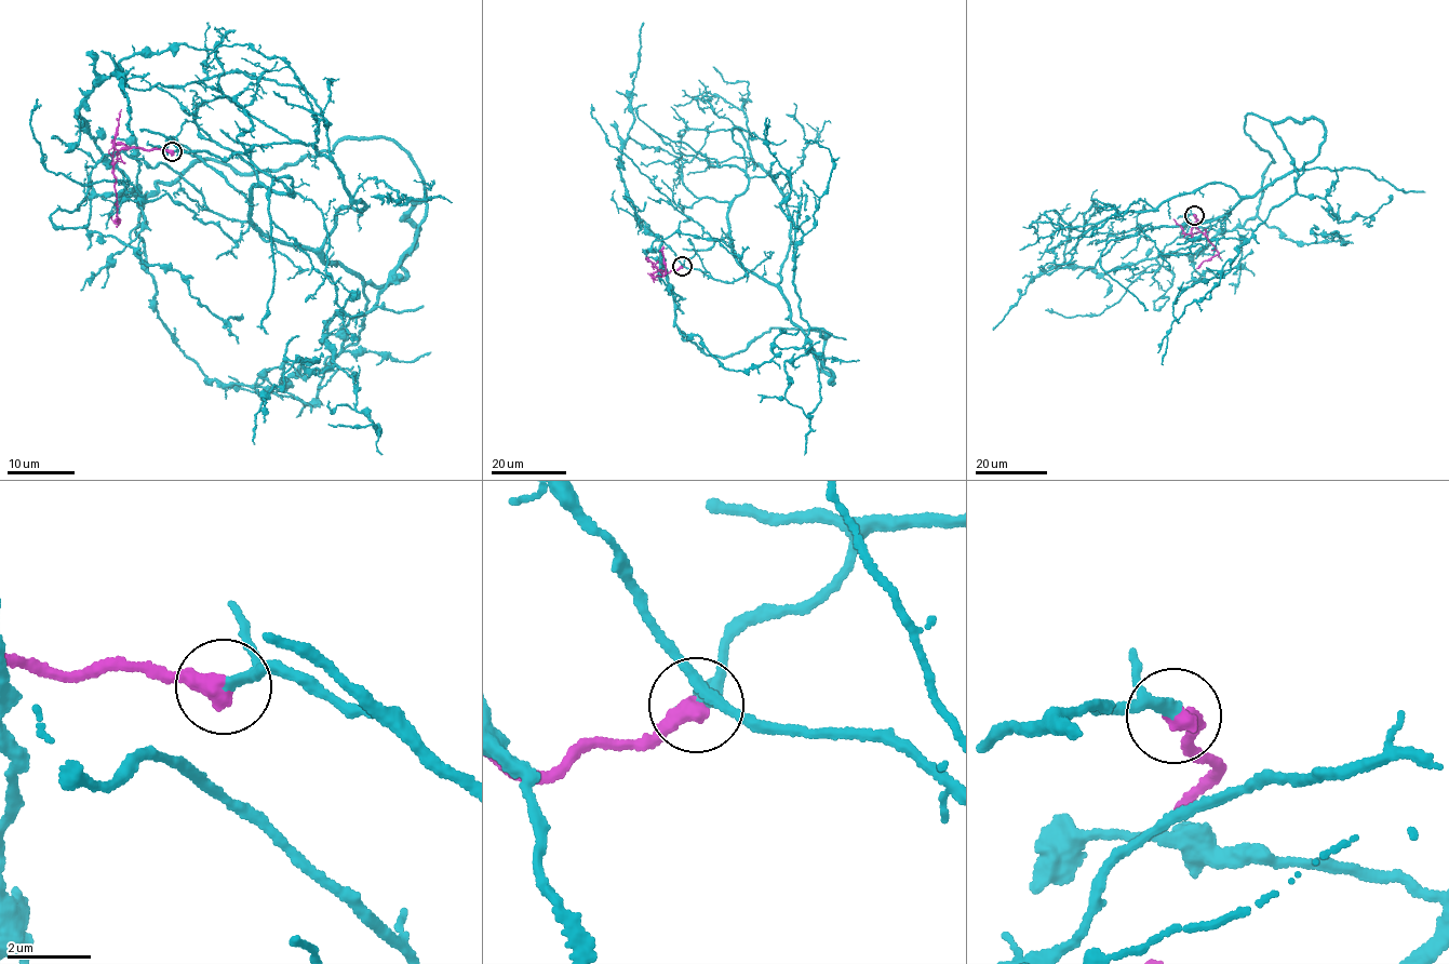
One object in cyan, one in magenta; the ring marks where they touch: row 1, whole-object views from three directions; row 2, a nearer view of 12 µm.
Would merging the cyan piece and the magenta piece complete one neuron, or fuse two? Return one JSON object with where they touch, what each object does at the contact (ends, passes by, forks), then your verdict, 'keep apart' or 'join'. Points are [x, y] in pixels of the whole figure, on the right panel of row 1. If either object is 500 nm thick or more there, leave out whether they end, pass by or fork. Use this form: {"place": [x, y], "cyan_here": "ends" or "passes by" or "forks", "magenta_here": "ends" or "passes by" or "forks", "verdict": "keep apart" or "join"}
{"place": [1194, 215], "cyan_here": "passes by", "magenta_here": "ends", "verdict": "join"}

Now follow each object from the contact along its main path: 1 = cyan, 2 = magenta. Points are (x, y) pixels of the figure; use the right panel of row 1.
1: (1194, 215), (1211, 222), (1300, 170), (1322, 123), (1272, 123), (1296, 191), (1225, 273), (1176, 298), (1163, 365)
2: (1194, 215), (1197, 219), (1194, 225), (1218, 254), (1196, 268)

